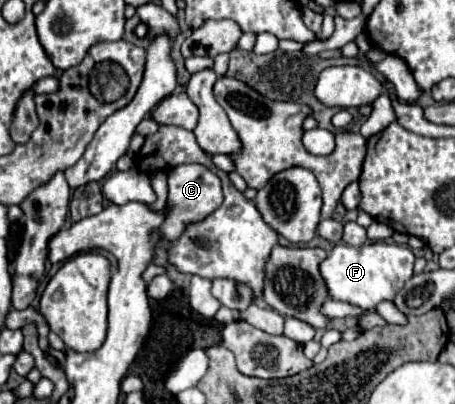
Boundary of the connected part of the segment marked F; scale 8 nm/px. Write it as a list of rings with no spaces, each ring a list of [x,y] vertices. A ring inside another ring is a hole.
[[[340,243],[332,253],[322,261],[320,271],[328,285],[332,299],[358,305],[362,309],[374,309],[382,301],[394,299],[394,295],[404,287],[404,283],[414,273],[414,253],[406,245],[388,245],[388,243],[366,243],[360,247],[348,247]]]

